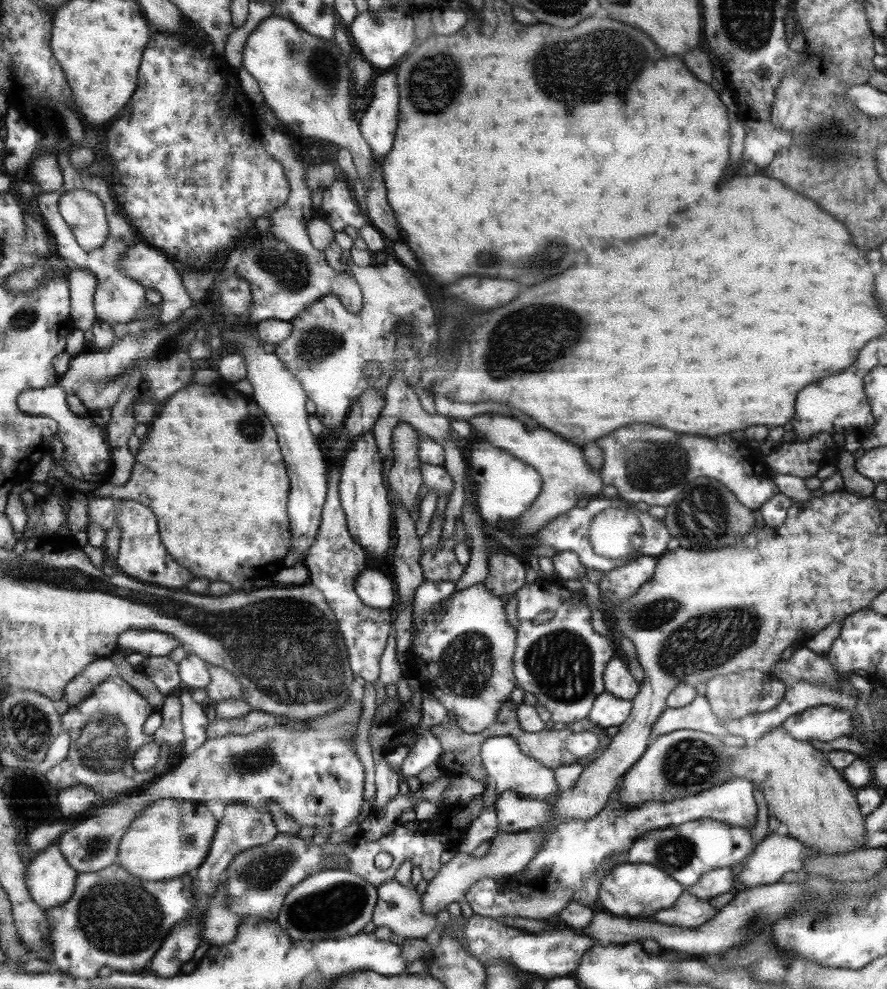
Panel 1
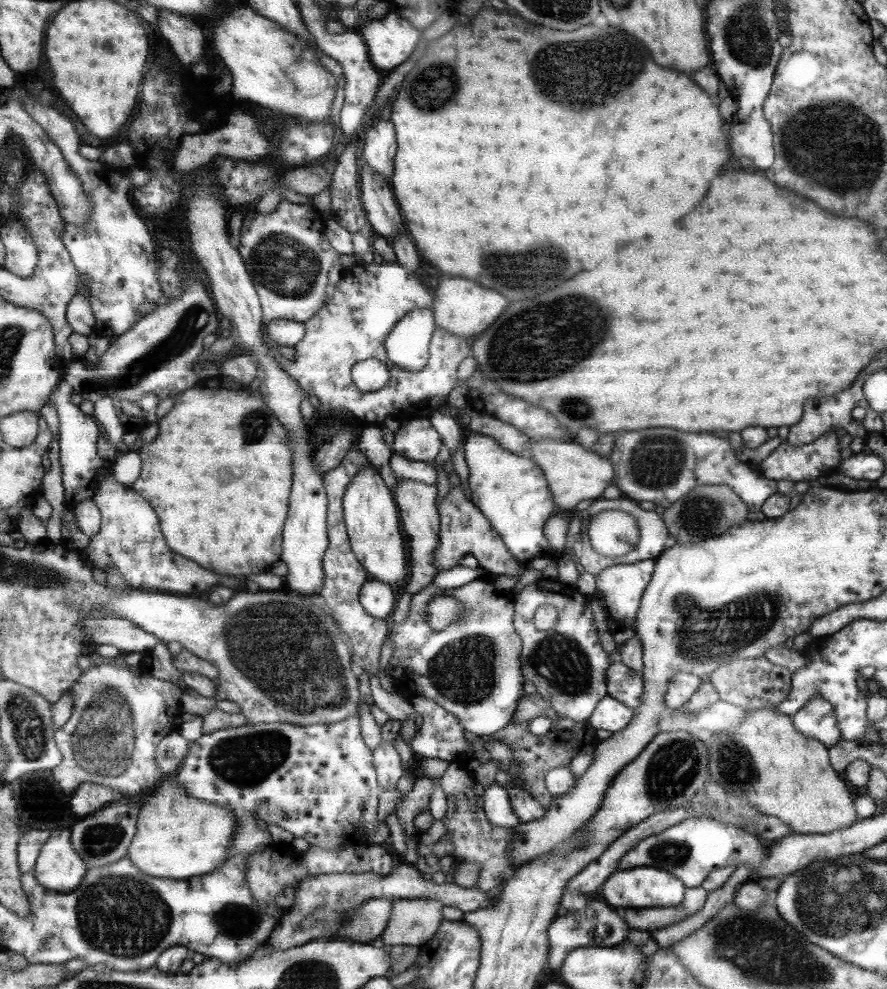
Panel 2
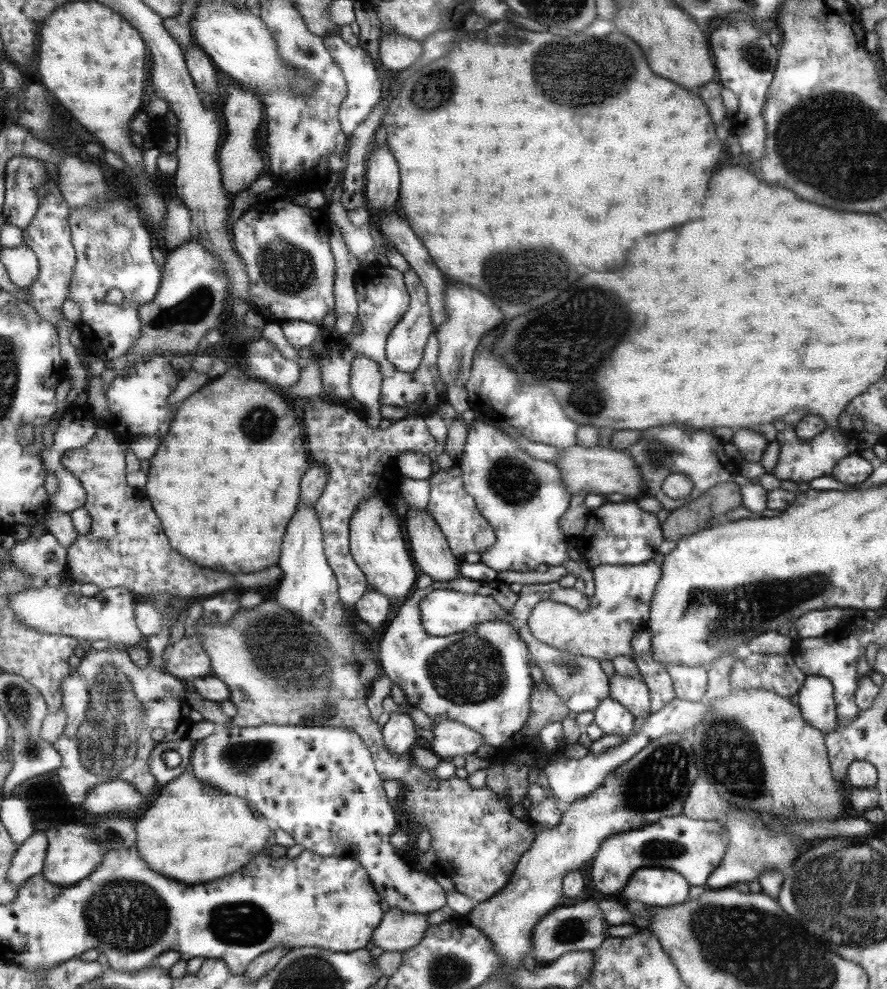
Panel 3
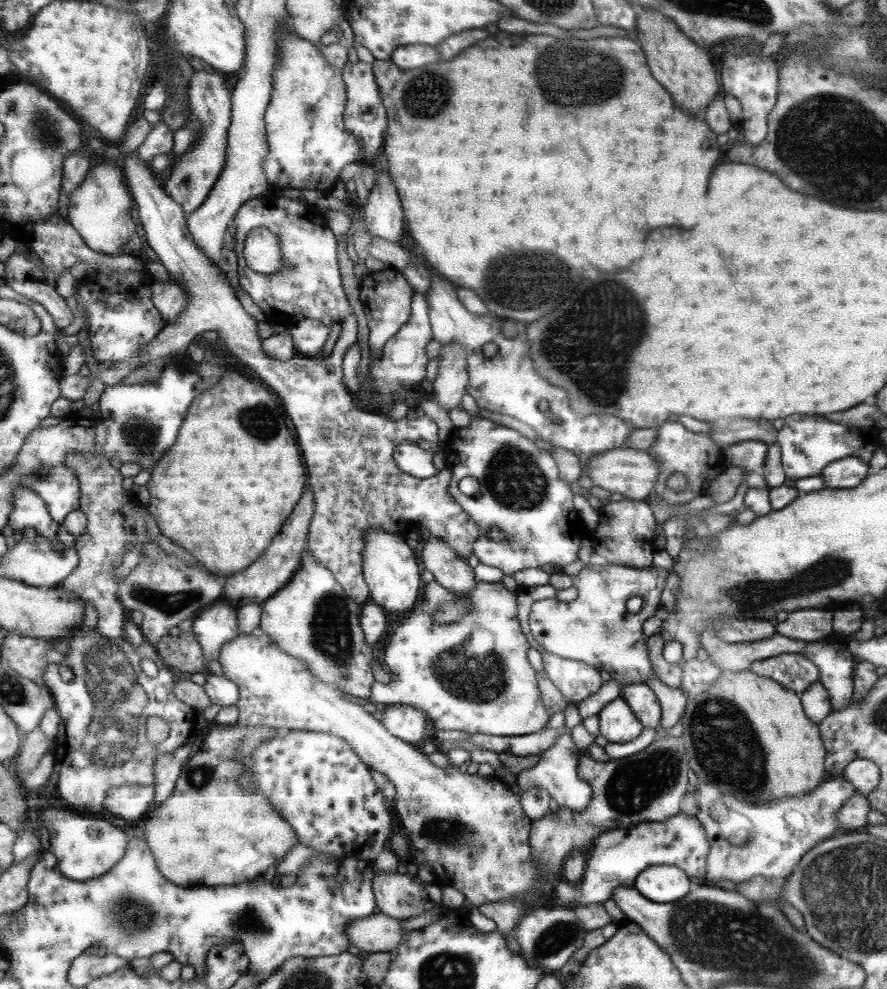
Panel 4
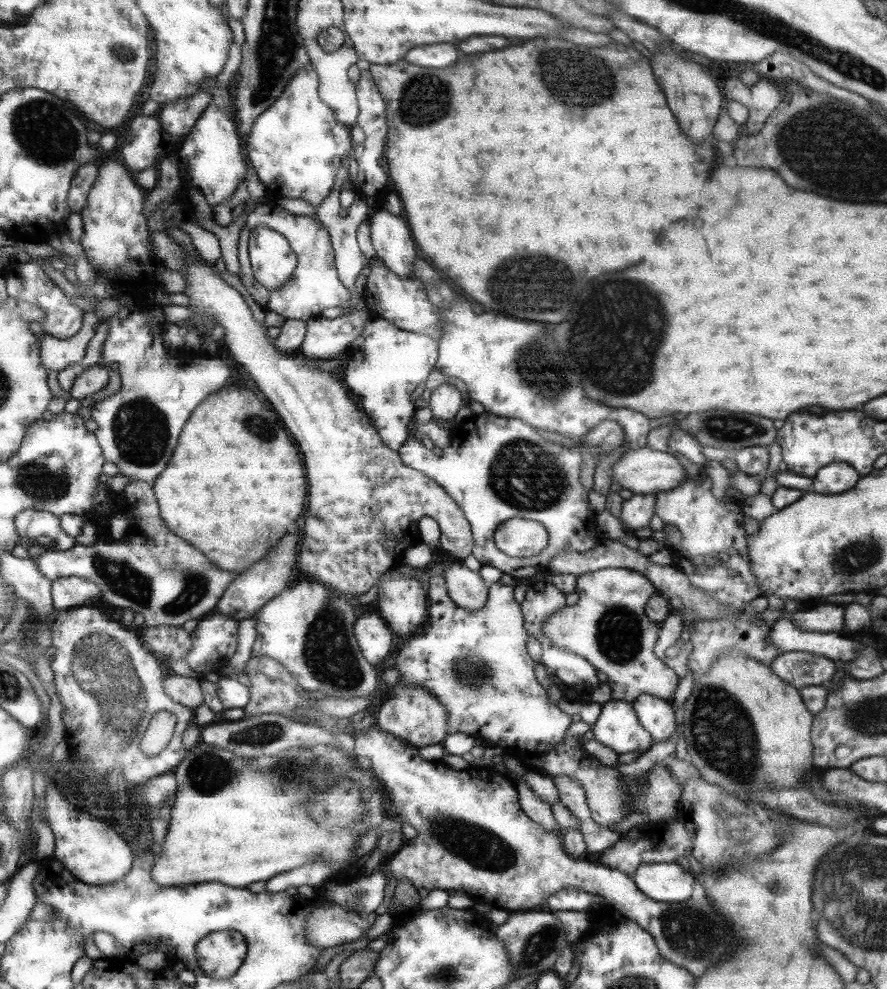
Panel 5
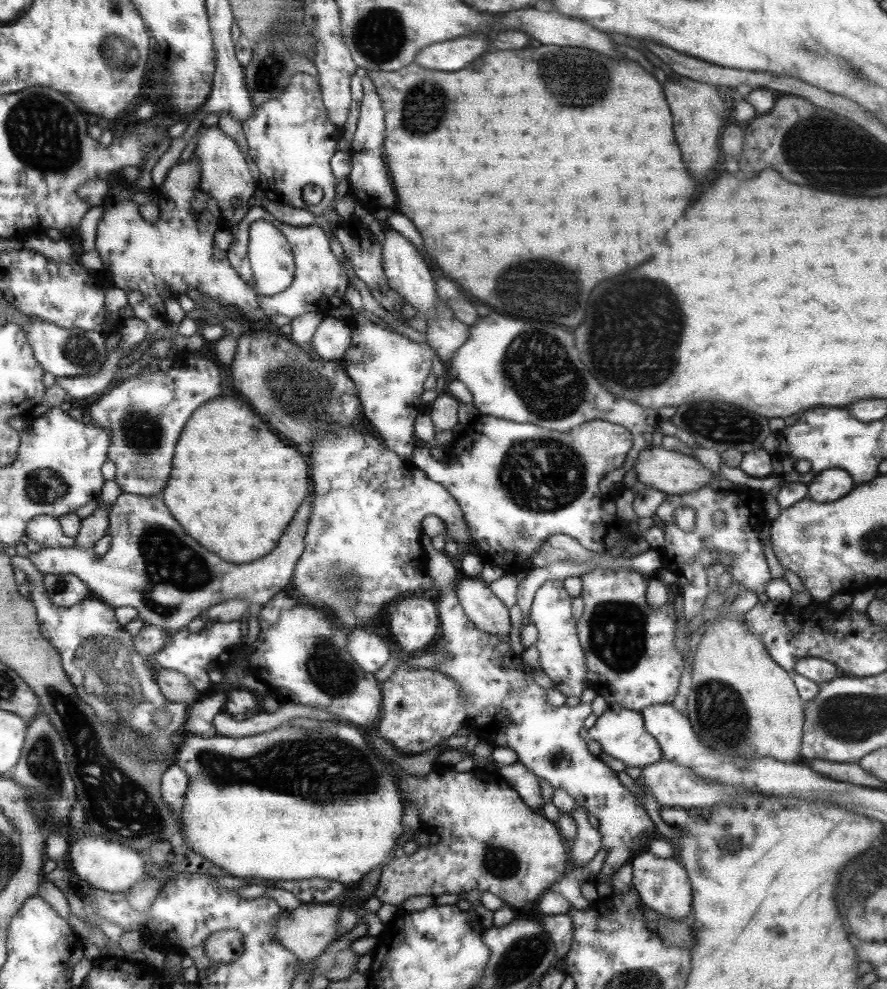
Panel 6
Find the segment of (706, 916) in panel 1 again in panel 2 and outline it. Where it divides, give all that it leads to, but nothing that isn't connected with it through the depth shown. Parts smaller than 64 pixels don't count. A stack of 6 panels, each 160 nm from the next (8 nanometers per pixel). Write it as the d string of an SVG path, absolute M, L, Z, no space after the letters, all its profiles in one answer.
M681 904L658 909L623 908L617 910L617 912L619 912L629 929L649 932L665 928L669 924L677 924L677 922L687 917L684 906Z

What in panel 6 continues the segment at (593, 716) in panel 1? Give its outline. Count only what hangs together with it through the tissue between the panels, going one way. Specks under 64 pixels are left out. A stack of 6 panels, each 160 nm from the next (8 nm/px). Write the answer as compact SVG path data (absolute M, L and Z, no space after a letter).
M617 705L609 706L597 718L595 724L587 730L587 739L596 741L602 752L621 761L627 768L643 768L663 758L658 742L646 732L642 714Z

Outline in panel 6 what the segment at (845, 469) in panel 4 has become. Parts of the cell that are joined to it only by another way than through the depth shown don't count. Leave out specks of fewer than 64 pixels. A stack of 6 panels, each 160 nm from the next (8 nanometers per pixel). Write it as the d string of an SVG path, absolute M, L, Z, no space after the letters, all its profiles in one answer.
M827 469L806 484L806 499L821 504L840 500L849 491L854 490L855 480L841 469Z

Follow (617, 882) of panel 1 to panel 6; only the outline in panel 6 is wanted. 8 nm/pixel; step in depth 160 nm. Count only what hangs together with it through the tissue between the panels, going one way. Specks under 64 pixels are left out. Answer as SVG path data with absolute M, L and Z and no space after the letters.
M643 849L632 856L632 884L639 900L645 907L668 919L679 920L693 912L693 888L683 864L674 857L657 858Z

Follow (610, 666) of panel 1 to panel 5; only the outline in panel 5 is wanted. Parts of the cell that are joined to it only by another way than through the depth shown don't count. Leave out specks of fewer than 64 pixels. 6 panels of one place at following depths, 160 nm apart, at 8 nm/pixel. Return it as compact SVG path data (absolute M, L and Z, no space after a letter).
M643 693L632 702L639 725L650 734L653 743L664 742L675 733L673 708L651 693Z

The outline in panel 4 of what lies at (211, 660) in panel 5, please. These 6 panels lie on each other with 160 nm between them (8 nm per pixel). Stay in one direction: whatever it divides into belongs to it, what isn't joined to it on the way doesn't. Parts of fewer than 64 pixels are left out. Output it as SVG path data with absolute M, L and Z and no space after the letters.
M219 599L193 616L190 630L200 644L206 662L216 660L220 646L240 633L236 611Z

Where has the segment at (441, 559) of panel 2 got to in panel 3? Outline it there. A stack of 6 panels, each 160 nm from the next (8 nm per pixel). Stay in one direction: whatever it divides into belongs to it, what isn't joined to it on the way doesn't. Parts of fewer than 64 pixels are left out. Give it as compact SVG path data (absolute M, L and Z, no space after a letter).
M452 467L447 471L440 470L435 476L432 476L430 480L429 499L425 510L436 520L436 523L439 524L441 531L447 539L450 551L454 553L454 556L461 559L463 555L469 552L475 552L480 555L482 552L492 548L497 539L494 528L486 517L479 512L479 508L474 503L474 498L466 492L463 484L462 469Z

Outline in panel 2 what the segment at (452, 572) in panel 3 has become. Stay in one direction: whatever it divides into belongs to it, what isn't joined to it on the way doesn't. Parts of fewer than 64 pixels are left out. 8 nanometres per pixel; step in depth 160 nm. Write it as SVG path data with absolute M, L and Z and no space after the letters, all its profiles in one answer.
M397 479L395 484L395 501L398 502L399 516L402 517L403 532L408 538L408 570L409 579L404 586L404 592L414 595L423 590L431 579L434 578L436 570L432 565L432 552L438 546L438 532L440 527L440 516L435 506L435 486L423 484L422 482L410 481L409 479Z

